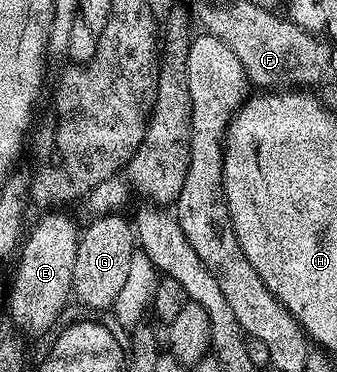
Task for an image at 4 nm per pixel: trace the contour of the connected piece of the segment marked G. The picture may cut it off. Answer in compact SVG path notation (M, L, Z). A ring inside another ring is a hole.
M123 213L101 214L91 219L88 227L83 227L79 235L80 243L74 256L74 280L72 293L75 301L89 306L92 310L111 311L118 300L118 292L126 285L126 275L130 269L130 256L137 253L134 241L134 226L124 219Z

